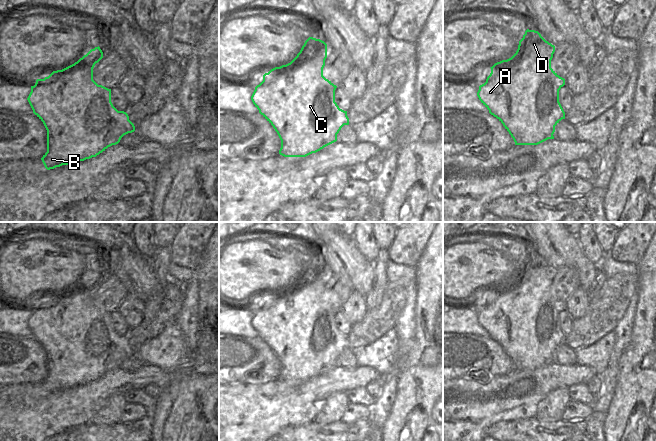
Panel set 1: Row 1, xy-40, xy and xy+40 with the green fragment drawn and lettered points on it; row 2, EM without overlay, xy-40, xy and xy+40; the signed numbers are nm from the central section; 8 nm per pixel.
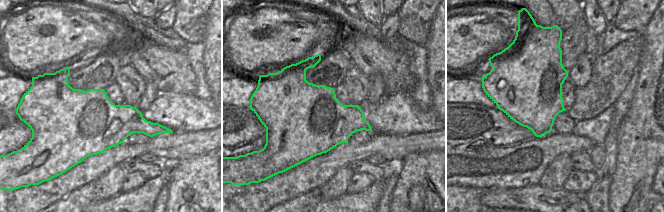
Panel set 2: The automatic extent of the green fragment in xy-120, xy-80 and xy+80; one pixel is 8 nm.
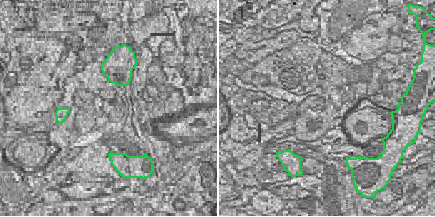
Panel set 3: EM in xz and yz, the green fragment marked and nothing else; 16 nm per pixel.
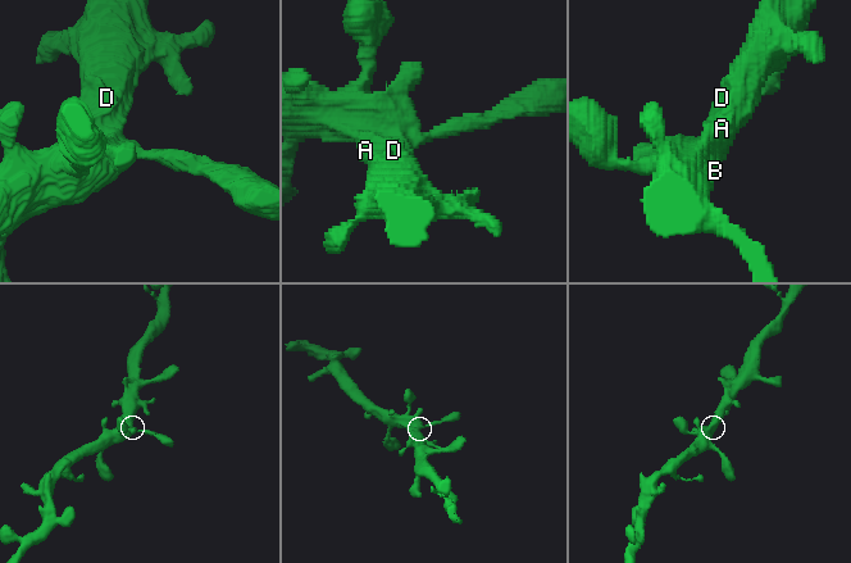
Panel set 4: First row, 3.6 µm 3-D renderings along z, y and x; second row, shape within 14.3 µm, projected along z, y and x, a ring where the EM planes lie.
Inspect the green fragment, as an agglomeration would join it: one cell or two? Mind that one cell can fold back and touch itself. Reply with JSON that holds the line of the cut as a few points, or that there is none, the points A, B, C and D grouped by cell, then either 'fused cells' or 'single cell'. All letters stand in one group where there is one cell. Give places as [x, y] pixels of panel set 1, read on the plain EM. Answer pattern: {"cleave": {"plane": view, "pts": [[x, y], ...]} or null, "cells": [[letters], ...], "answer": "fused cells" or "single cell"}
{"cleave": null, "cells": [["A", "B", "C", "D"]], "answer": "single cell"}

